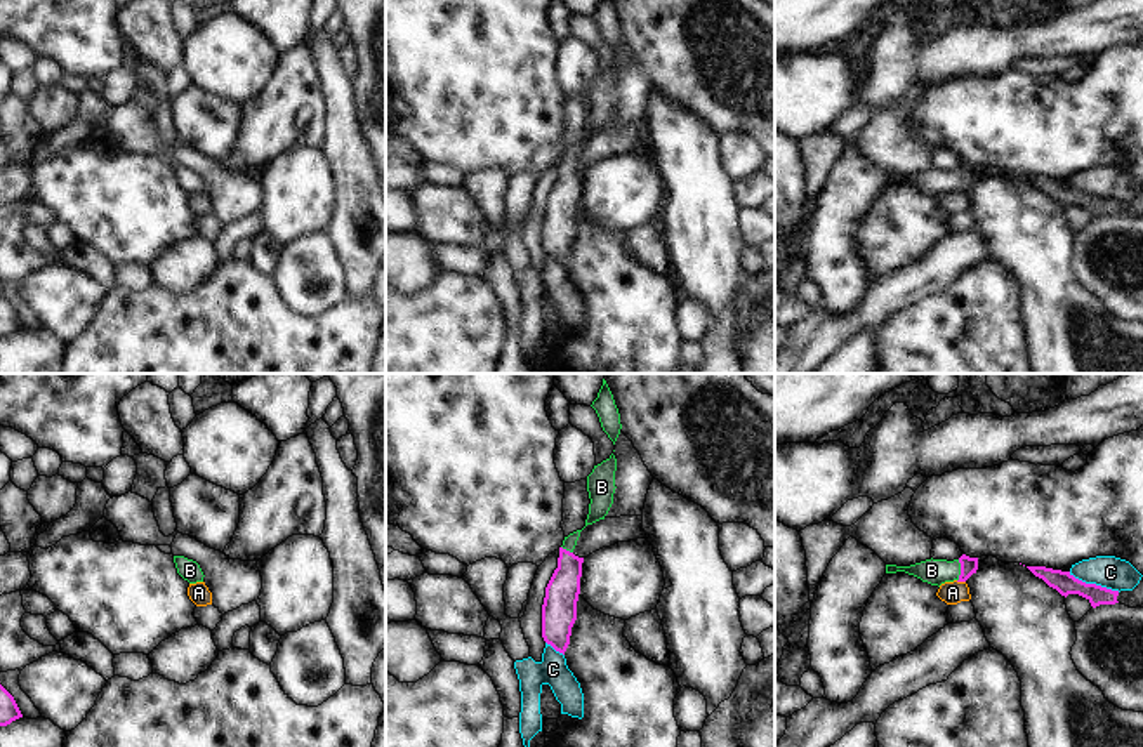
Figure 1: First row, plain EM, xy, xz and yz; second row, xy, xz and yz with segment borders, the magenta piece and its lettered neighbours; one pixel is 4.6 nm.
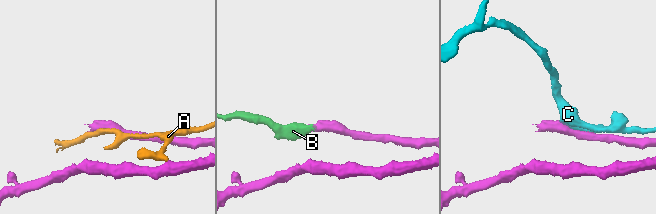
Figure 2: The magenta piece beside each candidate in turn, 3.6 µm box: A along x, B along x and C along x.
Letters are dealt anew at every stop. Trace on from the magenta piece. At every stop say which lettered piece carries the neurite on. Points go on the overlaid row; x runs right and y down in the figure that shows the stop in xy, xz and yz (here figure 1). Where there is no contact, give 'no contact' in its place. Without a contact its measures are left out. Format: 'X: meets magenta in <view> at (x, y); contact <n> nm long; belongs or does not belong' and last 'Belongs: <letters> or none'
A: meets magenta in yz at (961, 581); contact 50 nm long; does not belong
B: meets magenta in yz at (961, 570); contact 100 nm long; belongs
C: meets magenta in yz at (1095, 584); contact 260 nm long; does not belong
Belongs: B

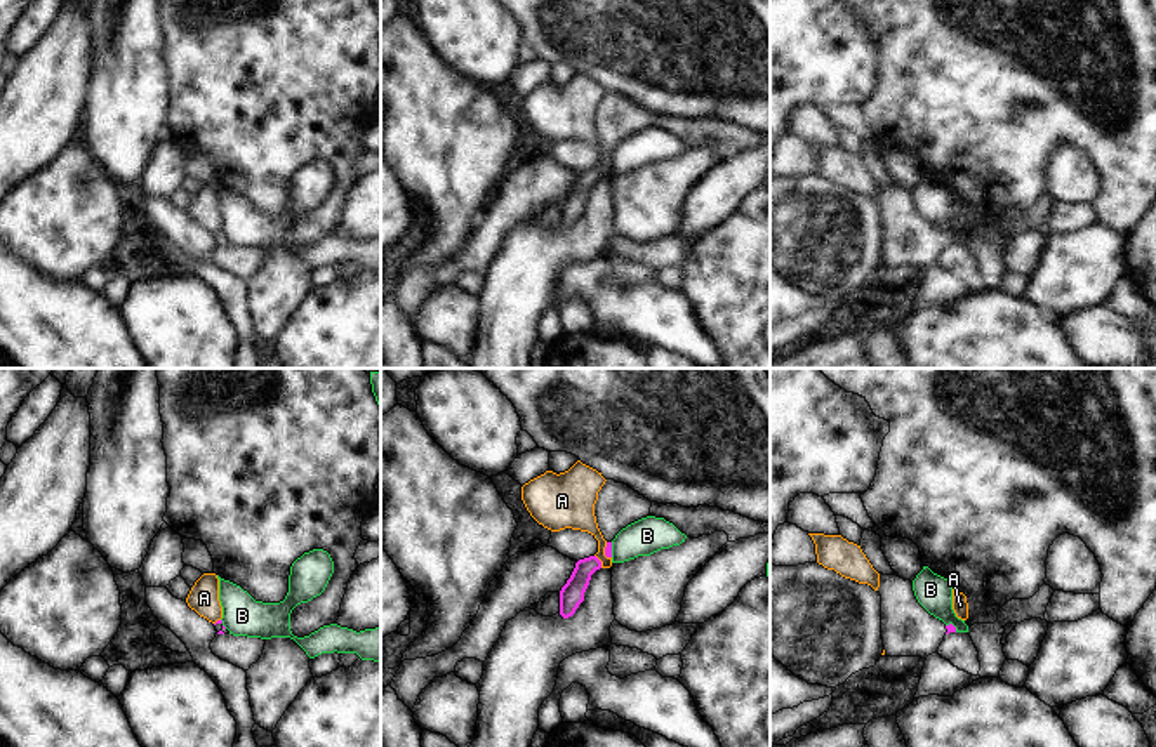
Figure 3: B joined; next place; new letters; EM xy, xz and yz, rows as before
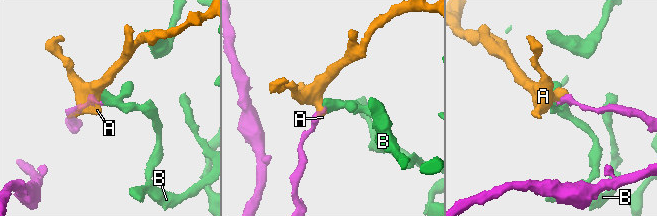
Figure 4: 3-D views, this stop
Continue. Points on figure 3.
A: meets magenta in xz at (600, 561); contact 70 nm long; does not belong
B: meets magenta in xz at (611, 549); contact 70 nm long; does not belong
Belongs: none

